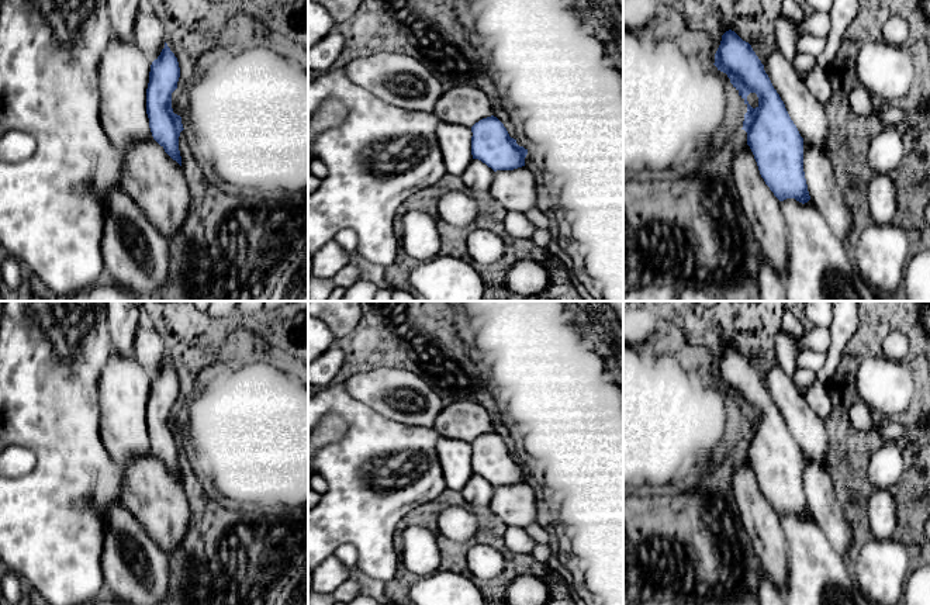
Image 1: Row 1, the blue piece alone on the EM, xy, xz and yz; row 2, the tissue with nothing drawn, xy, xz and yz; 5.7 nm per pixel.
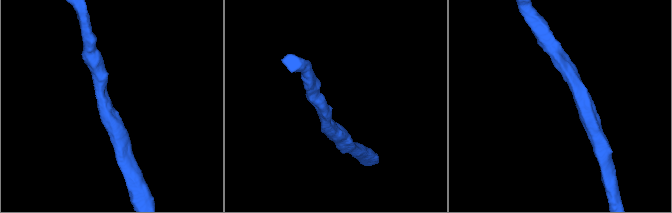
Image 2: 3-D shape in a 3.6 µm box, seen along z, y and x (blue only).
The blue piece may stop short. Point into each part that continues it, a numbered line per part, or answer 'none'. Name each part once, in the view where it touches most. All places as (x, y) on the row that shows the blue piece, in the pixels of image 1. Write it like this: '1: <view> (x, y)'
1: yz (761, 208)

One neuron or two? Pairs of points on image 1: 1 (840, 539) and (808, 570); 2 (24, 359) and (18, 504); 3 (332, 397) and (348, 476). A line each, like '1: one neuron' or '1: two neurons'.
1: two neurons
2: one neuron
3: one neuron

